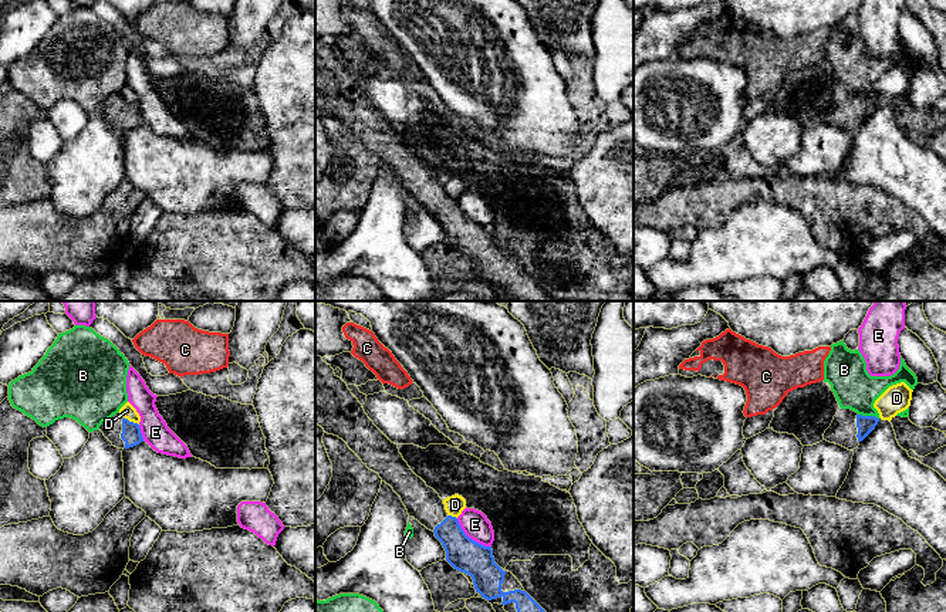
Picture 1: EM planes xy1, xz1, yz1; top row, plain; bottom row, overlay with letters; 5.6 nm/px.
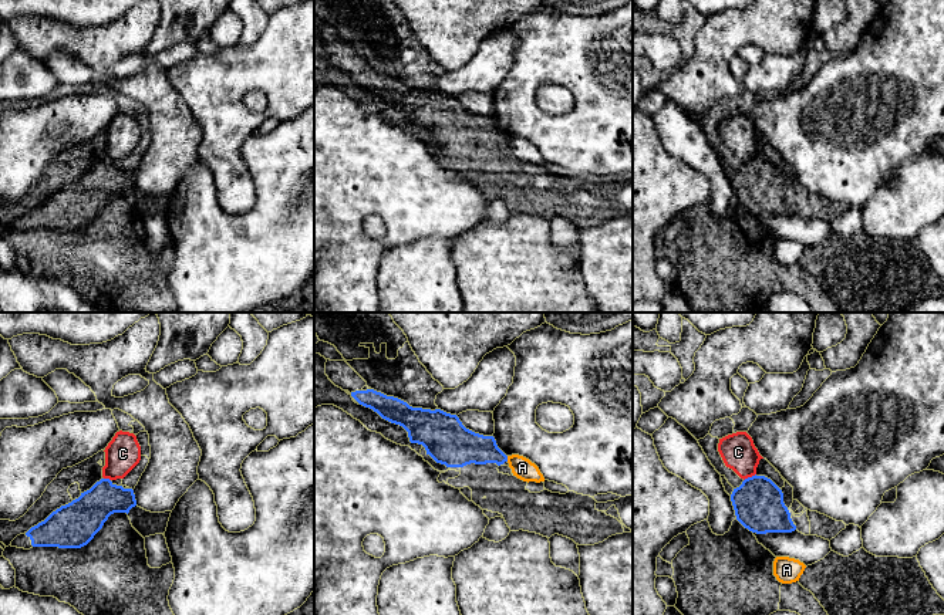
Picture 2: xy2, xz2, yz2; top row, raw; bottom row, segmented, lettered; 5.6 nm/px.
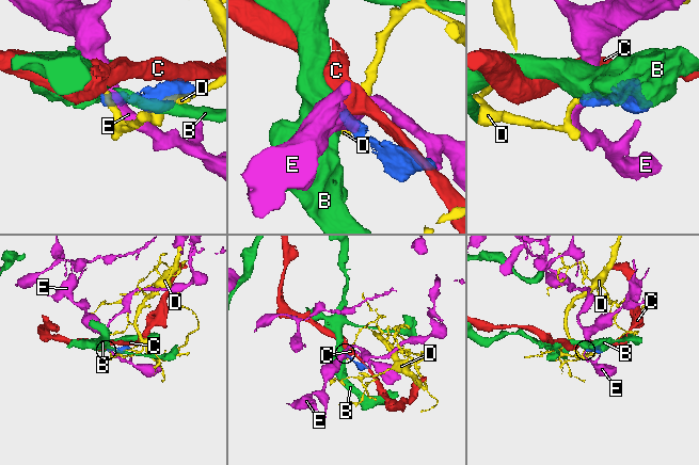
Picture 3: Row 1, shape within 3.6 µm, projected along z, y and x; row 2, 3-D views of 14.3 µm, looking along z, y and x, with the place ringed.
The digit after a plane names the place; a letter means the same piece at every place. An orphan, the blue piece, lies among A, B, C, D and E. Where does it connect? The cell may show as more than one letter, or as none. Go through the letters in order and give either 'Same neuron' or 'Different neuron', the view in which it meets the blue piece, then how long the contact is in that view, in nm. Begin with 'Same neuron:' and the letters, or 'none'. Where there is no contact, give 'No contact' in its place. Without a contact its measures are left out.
Same neuron: none
A: Different neuron. Touches blue in xz2. Shared border 30 nm
B: Different neuron. Touches blue in yz1. Shared border 120 nm
C: Different neuron. Touches blue in yz2. Shared border 80 nm
D: Different neuron. Touches blue in xy1. Shared border 100 nm
E: Different neuron. Touches blue in xz1. Shared border 260 nm

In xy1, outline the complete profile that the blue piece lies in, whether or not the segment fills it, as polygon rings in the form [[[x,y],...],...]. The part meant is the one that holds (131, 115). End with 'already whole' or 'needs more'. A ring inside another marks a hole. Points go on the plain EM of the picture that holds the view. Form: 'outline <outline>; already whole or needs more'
outline [[[119,94],[102,104],[99,112],[118,131],[129,131],[143,124],[139,106],[129,104]]]; needs more

